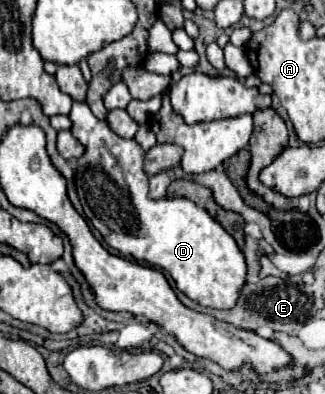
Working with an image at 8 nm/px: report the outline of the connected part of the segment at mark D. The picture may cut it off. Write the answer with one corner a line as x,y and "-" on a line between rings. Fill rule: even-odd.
86,102
72,104
70,120
74,122
72,134
80,140
82,146
86,146
86,154
78,160
76,168
76,192
80,196
86,218
104,236
104,240
106,242
110,240
114,248
118,248
126,256
134,256
134,260
138,262
148,262
156,268
168,270
178,290
182,290
190,300
198,302
200,306
218,308
218,310
230,310
232,306
236,306
236,298
240,296
240,290
246,282
246,260
236,240
204,208
196,206
192,200
186,198
172,198
172,200
162,198
158,202
148,200
149,177
142,168
144,150
136,140
124,140
116,132
112,132
106,122
94,116
-
104,144
124,172
124,179
132,194
132,202
136,202
134,210
132,206
120,206
124,204
122,200
108,200
108,202
118,202
108,206
106,200
96,202
98,192
92,166
96,160
96,146

